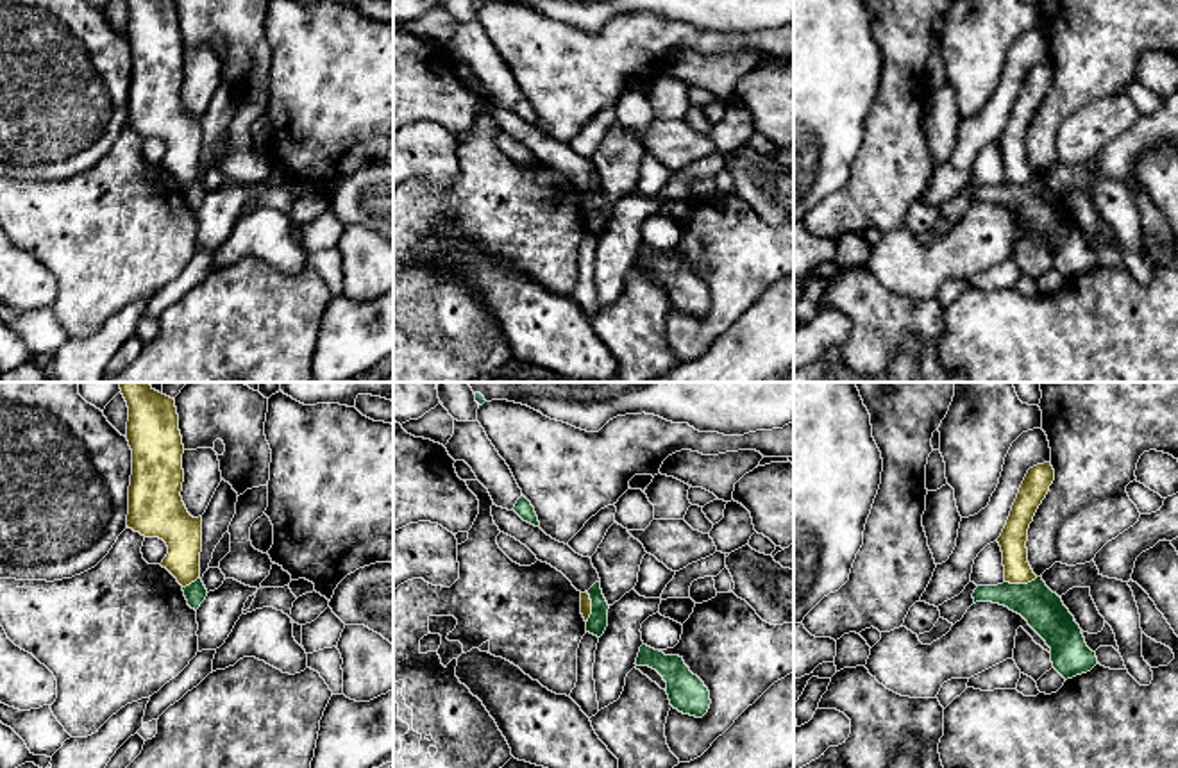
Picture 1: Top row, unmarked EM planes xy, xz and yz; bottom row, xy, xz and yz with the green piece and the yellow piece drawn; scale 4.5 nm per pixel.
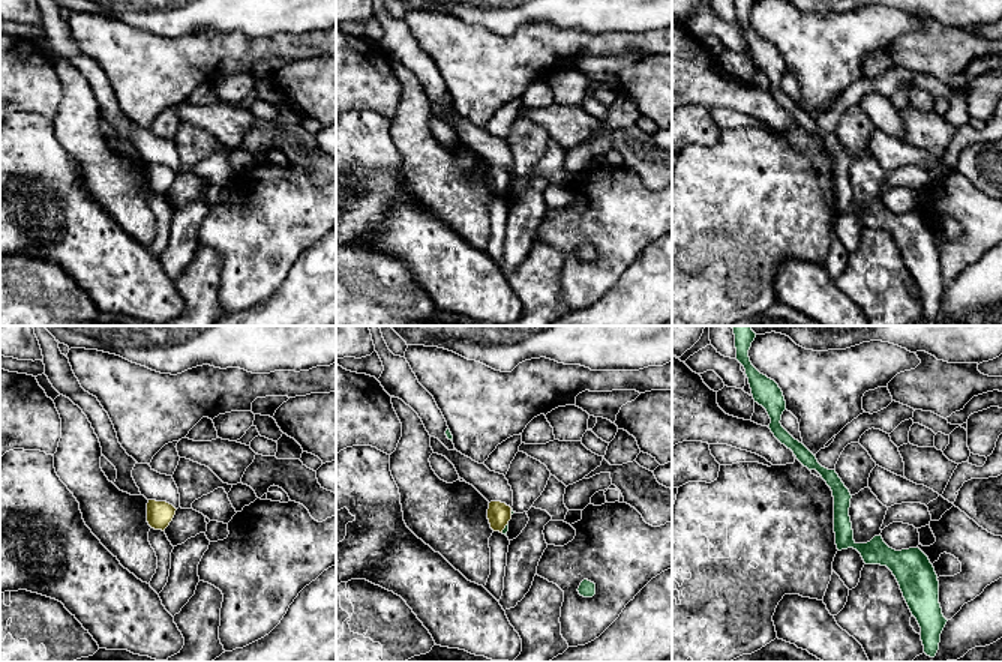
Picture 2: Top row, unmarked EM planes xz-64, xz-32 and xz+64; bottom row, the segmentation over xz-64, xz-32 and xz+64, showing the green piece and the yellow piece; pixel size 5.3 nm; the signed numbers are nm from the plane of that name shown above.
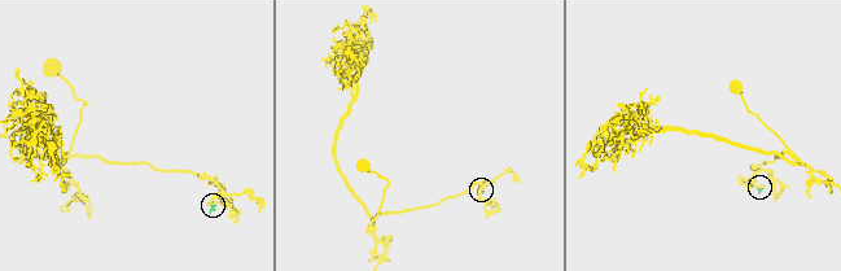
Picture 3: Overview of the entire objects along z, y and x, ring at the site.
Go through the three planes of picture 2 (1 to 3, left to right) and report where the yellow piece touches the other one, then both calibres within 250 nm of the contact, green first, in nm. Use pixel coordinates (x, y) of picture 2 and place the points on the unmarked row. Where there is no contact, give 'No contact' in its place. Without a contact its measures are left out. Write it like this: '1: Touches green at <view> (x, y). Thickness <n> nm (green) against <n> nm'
1: No contact
2: Touches green at xz-32 (506, 191). Thickness 30 nm (green) against 130 nm
3: No contact

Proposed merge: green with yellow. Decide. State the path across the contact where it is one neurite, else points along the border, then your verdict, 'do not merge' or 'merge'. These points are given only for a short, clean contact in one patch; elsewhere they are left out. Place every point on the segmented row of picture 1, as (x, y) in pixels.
along yz (1037, 577), (1026, 583), (1005, 583) | do not merge

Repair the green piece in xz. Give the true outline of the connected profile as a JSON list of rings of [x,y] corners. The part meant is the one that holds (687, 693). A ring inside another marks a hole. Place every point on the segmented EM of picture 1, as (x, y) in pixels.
[[[647,645],[640,647],[636,666],[656,670],[667,682],[670,705],[683,714],[703,718],[710,709],[710,691],[704,682],[690,672],[679,655],[665,655]]]

